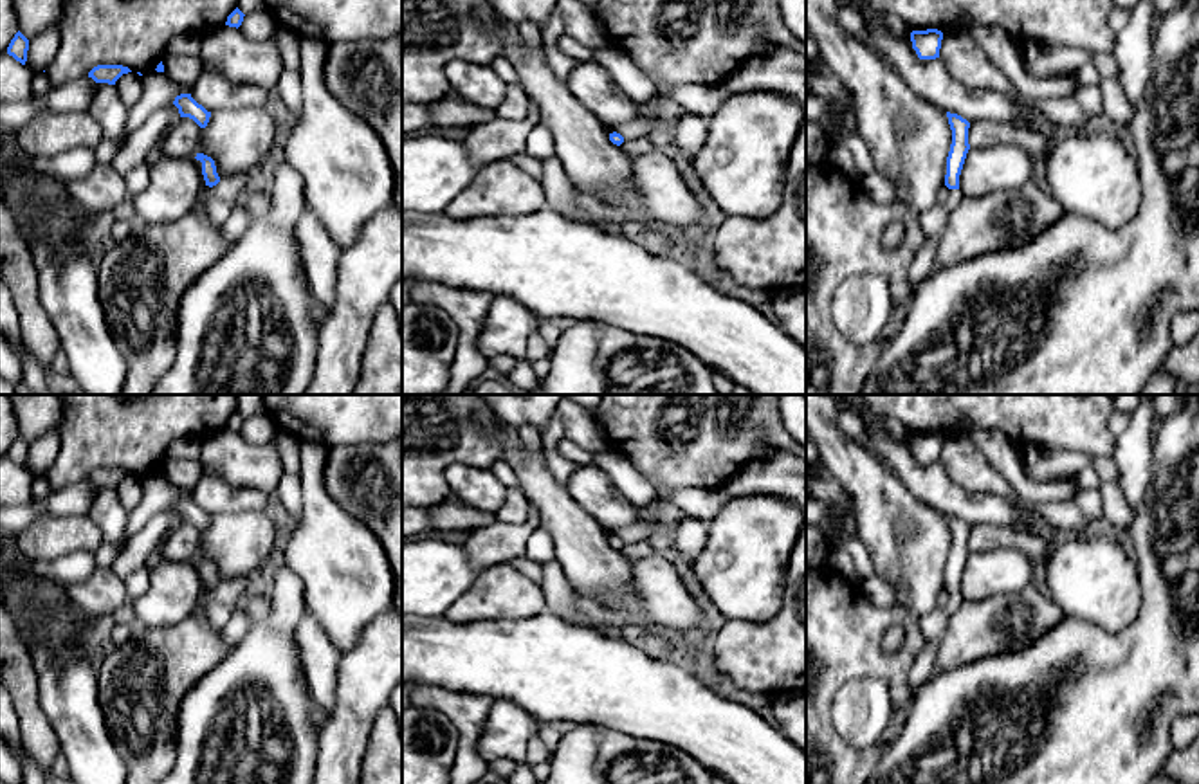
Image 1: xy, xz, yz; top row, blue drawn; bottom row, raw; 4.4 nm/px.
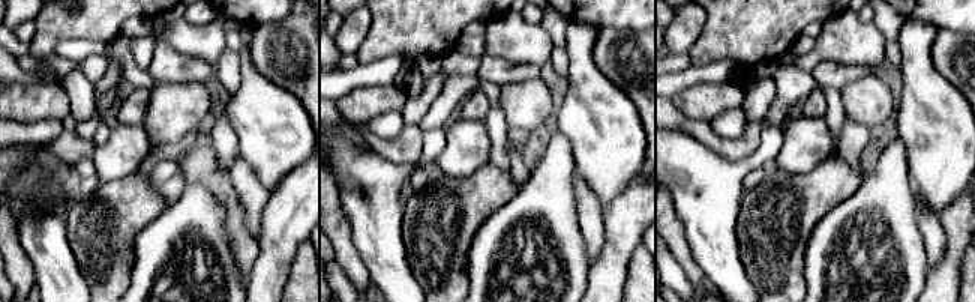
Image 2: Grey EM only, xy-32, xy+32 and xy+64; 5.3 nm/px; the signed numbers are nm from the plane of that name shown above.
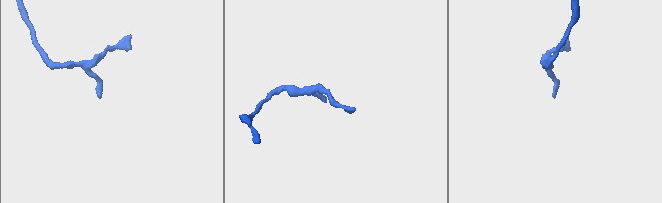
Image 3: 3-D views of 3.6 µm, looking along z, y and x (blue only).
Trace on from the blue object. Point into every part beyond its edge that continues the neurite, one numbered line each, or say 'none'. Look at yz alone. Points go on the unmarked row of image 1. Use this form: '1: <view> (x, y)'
1: yz (933, 626)

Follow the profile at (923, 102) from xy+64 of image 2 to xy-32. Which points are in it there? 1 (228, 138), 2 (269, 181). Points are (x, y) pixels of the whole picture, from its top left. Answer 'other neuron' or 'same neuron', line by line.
1: other neuron
2: same neuron

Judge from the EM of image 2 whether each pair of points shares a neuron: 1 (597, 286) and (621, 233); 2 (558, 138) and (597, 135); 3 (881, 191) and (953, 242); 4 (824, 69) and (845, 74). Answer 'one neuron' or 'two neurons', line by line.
1: one neuron
2: two neurons
3: two neurons
4: one neuron

